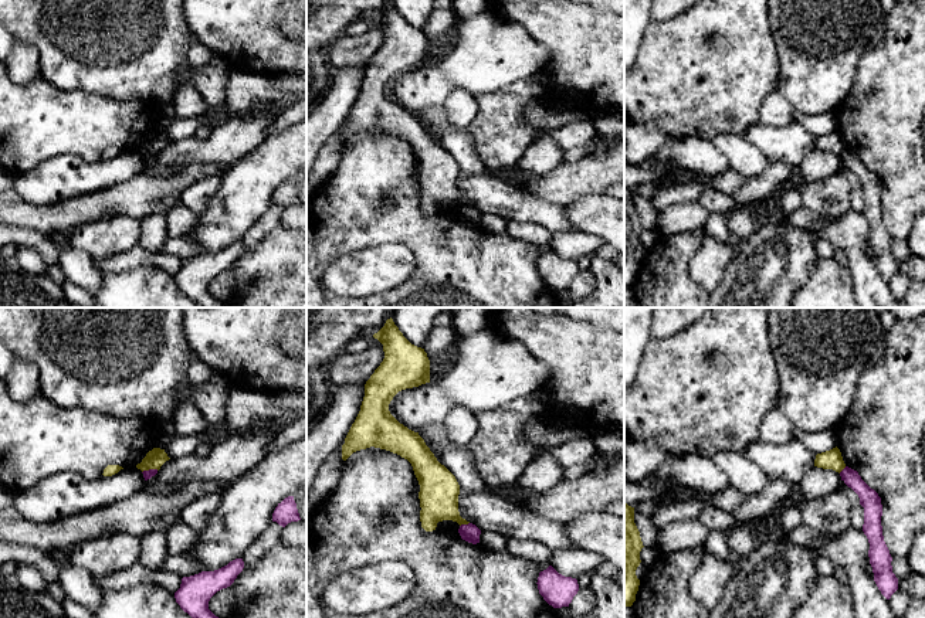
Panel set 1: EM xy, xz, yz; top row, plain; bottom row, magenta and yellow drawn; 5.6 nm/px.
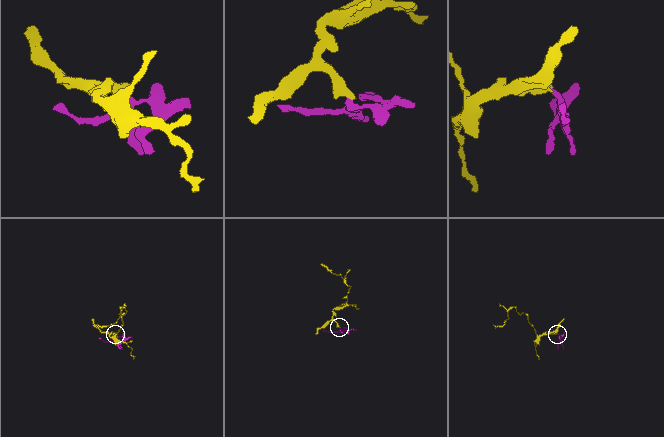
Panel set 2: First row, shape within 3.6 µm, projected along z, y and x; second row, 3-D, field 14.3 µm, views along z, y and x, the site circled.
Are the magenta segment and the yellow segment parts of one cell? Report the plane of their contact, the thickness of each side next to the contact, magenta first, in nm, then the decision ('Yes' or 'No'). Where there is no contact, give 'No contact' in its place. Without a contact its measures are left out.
Touches magenta in xz. Thickness 100 nm (magenta) against 220 nm. No

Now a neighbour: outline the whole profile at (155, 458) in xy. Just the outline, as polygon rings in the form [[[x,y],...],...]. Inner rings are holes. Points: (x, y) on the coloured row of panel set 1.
[[[153,448],[146,454],[146,456],[142,459],[140,464],[136,465],[138,469],[149,471],[149,469],[160,469],[160,466],[169,461],[170,458],[165,452],[165,449],[160,448]]]

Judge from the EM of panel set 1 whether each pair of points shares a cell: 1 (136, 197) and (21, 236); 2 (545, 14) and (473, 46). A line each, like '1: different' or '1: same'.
1: different
2: different

